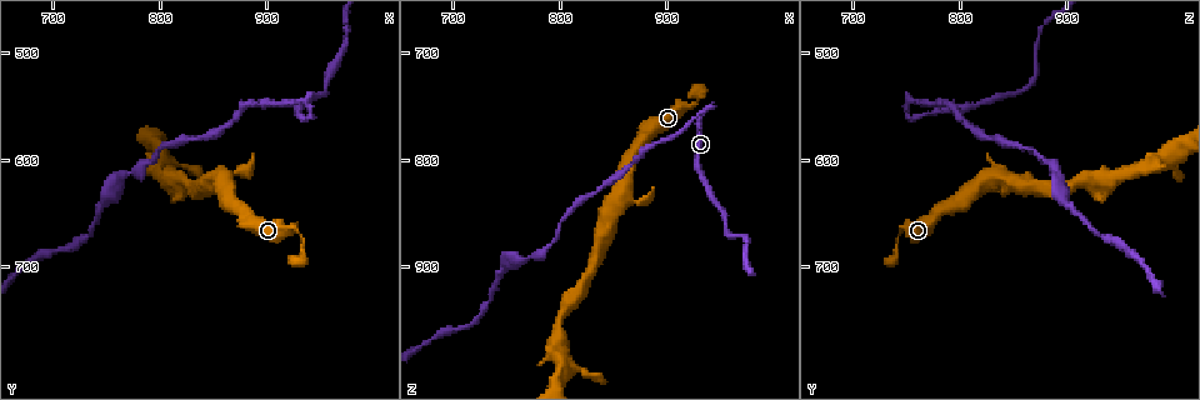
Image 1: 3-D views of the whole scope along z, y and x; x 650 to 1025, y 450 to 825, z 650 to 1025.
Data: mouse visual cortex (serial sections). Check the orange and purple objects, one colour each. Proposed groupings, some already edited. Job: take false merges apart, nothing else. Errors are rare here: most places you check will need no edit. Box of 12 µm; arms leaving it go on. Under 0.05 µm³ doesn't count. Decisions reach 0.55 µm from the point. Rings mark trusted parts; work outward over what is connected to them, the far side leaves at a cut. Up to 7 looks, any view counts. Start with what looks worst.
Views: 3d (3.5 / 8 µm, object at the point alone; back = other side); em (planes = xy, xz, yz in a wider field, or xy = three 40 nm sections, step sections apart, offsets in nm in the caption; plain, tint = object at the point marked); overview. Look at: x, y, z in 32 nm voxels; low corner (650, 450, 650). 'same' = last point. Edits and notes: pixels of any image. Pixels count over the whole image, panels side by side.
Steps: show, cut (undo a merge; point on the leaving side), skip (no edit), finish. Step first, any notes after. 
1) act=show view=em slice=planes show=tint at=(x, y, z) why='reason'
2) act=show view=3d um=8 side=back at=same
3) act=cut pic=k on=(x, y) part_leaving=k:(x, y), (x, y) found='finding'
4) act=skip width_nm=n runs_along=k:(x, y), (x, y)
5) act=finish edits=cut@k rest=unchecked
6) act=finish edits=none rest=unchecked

act=show view=3d um=3.5 at=(942, 546, 748) why='sharp bend'

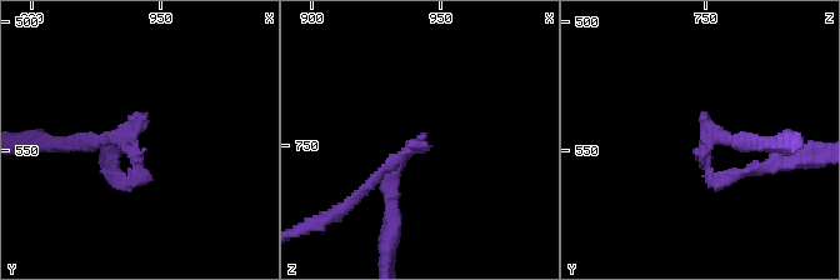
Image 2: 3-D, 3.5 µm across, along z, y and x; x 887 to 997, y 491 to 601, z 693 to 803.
act=show view=em slice=planes show=tint at=(940, 548, 750) arm_widths_nm=150,200 why='need the tissue'

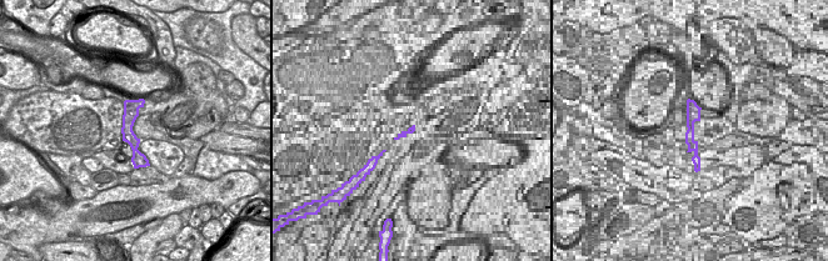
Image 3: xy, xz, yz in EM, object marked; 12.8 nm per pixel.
act=cut pic=2 on=(94, 145) width_nm=190 part_leaving=2:(128, 138), (35, 141) found='a second cell is stuck on'

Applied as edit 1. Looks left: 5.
act=show view=3d um=3.5 at=(930, 690, 740) why='thick turns thin'

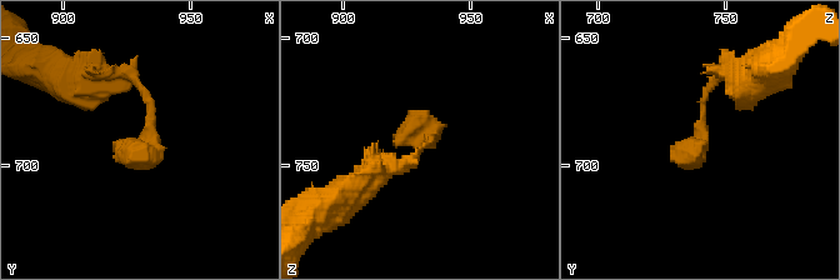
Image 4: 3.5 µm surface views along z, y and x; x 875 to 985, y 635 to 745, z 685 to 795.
act=show view=em slice=xy step=3 show=tint at=(933, 692, 740)

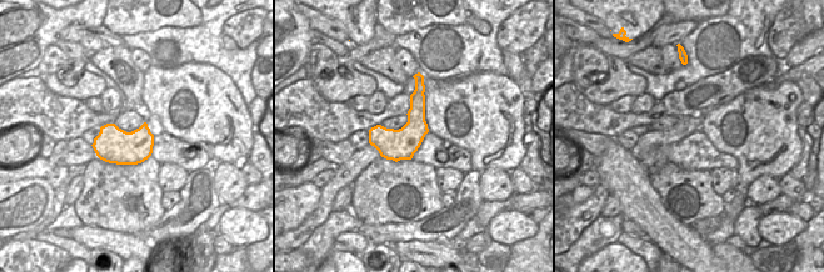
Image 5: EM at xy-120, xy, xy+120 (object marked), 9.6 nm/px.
act=skip runs_along=5:(420, 80), (417, 127), (389, 156) found='continuous, no second cell'

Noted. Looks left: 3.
act=show view=3d um=3.5 at=(806, 600, 996) why='thick turns thin'

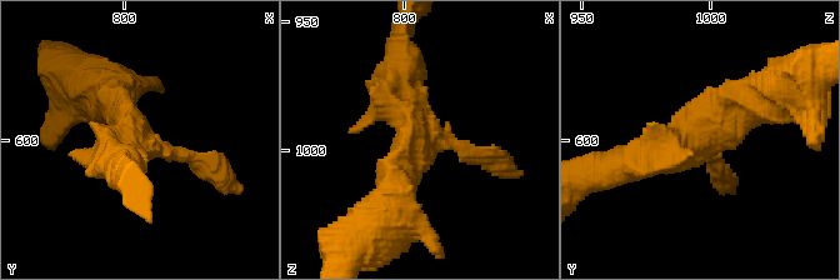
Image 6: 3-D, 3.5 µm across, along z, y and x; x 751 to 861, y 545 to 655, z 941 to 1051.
act=show view=em slice=xy step=2 show=tint at=(804, 600, 996) why='shape alone is not enough'

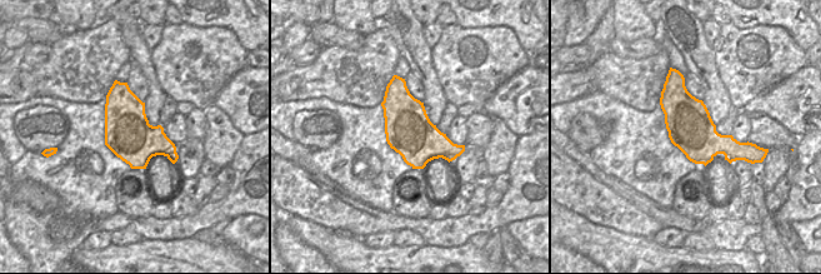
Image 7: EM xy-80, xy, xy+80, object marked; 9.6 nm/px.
act=skip runs_along=6:(628, 164), (718, 130), (763, 95) found='one cell here'

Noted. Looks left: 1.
act=finish edits=cut@2 rest=unchecked

